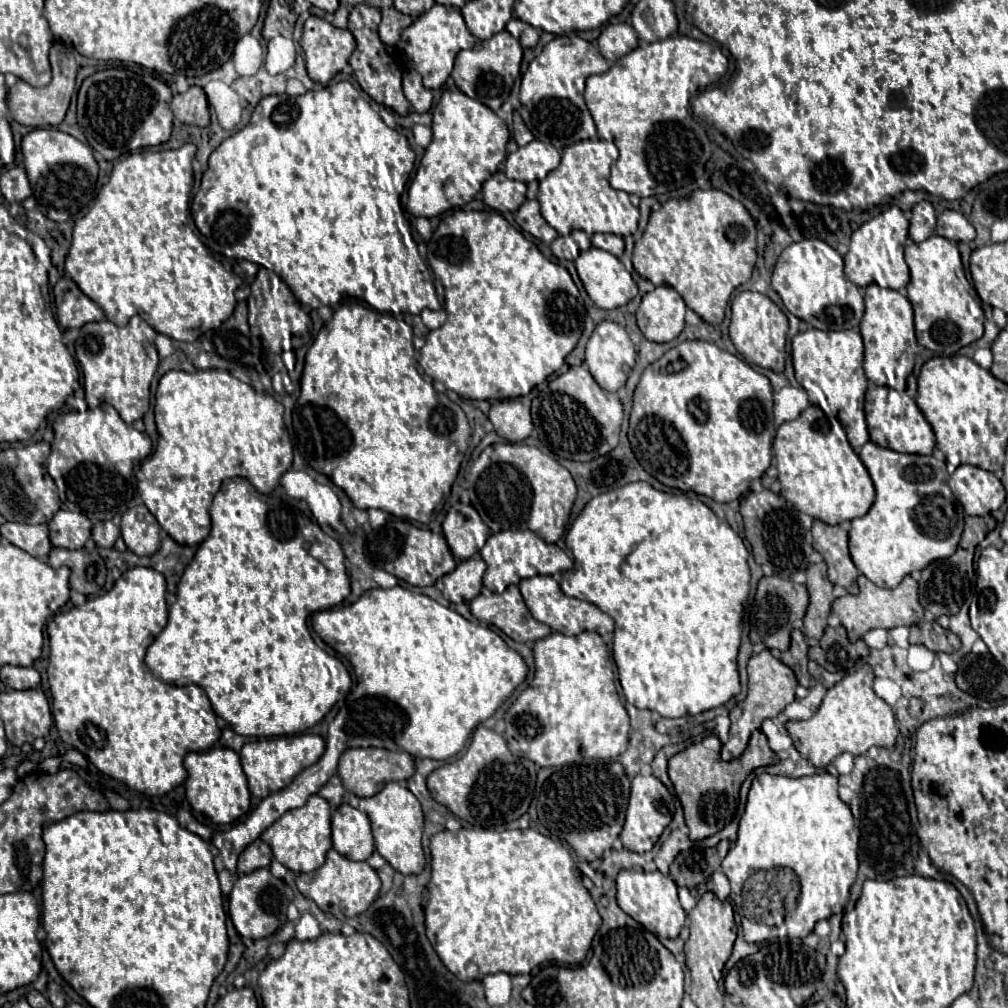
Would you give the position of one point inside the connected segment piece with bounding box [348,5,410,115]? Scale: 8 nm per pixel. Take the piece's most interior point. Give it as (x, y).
(376, 70)

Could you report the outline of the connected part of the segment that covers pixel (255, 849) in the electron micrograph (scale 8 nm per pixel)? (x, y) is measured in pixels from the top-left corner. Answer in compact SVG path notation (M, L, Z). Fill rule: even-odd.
M252 841L238 857L238 873L254 871L256 867L270 867L272 861L272 849L262 841Z

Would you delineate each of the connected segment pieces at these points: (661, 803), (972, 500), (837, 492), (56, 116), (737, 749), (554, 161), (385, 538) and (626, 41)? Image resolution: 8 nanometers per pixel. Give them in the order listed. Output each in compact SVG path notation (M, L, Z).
M638 775L632 781L632 791L630 791L630 801L628 801L628 811L626 811L626 823L620 833L620 841L626 849L636 851L636 853L646 853L654 847L666 825L672 821L674 815L674 801L668 789L652 775L642 777Z
M960 465L948 483L968 515L986 515L996 511L1006 499L1000 479L994 473L974 465Z
M816 405L804 409L794 421L778 427L773 441L782 495L798 512L838 525L868 513L874 503L872 479L850 447L840 423L828 423L824 411Z
M54 43L52 45L52 53L50 53L50 63L52 63L52 81L46 87L32 87L26 81L18 79L16 85L12 85L8 89L8 107L10 107L10 115L12 119L16 119L20 125L26 127L56 127L62 123L68 105L70 105L70 97L74 91L74 81L76 81L76 71L78 65L74 61L74 53L70 47L66 47L66 43Z
M768 649L760 651L758 655L752 655L748 661L748 695L742 701L742 713L730 713L732 727L730 727L730 739L726 745L722 745L722 759L732 761L742 755L742 751L748 745L748 739L752 731L760 727L764 719L776 717L788 703L792 703L794 697L794 687L796 687L796 677L788 665L784 665L780 659L772 657Z
M532 141L510 153L504 161L504 173L516 181L542 181L552 169L560 165L560 153L554 145Z
M392 515L388 517L388 521L382 529L372 529L366 535L366 555L374 567L384 569L384 571L396 575L398 579L402 579L410 585L416 585L416 587L434 585L436 579L440 579L442 575L450 573L456 567L444 535L432 533L425 526L418 526L410 521L392 517Z
M614 23L602 29L598 37L598 47L600 47L600 53L610 63L614 63L616 59L624 57L628 51L638 47L638 37L628 23Z

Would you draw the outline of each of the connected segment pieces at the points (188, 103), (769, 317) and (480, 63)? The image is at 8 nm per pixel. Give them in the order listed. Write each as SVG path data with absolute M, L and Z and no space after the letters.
M190 87L186 93L174 95L170 107L174 117L182 123L196 125L196 127L206 127L210 123L208 101L202 87Z
M742 291L734 297L734 301L732 301L732 319L730 319L730 341L734 343L736 351L748 363L760 365L764 369L772 369L776 373L784 371L786 331L788 331L786 315L766 295L752 293L752 291Z
M500 31L492 39L478 41L472 49L460 51L456 55L452 79L462 93L488 105L492 111L498 111L500 105L508 99L508 89L512 89L514 79L521 75L522 58L523 48L518 39L514 39L508 31Z

